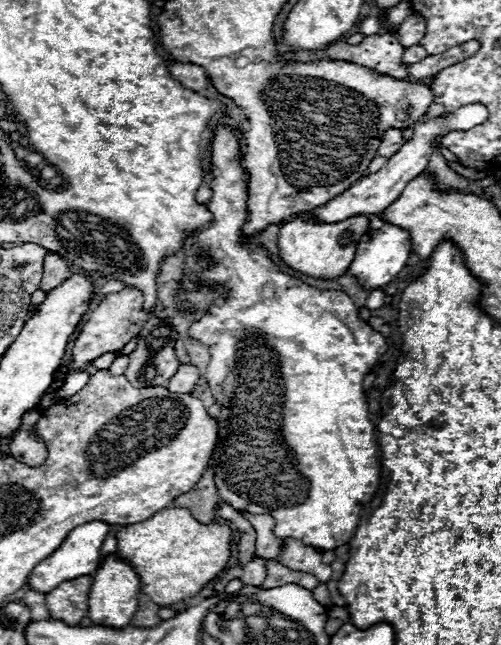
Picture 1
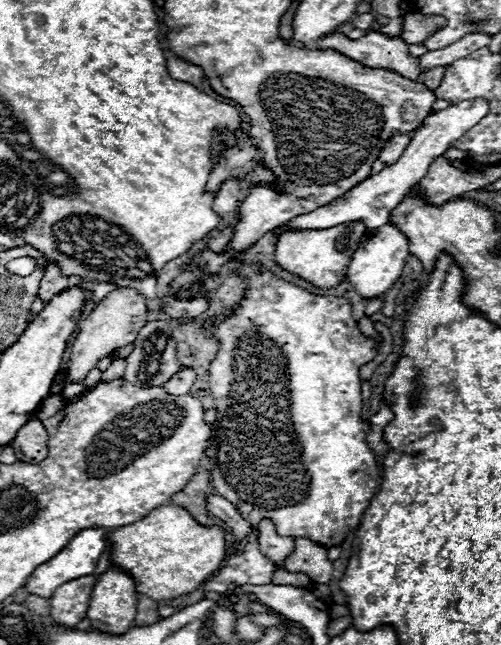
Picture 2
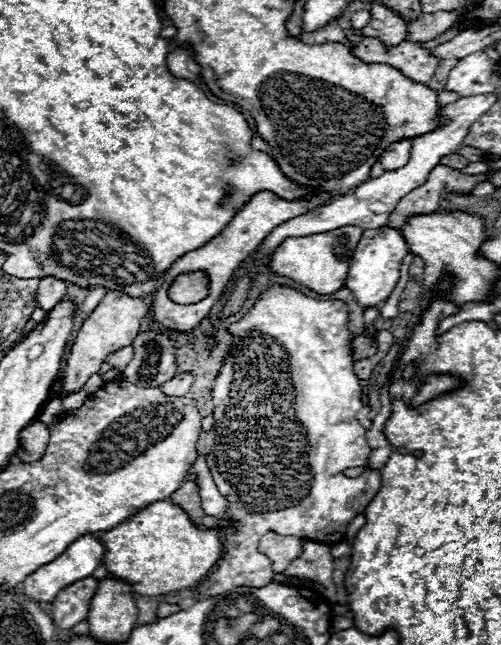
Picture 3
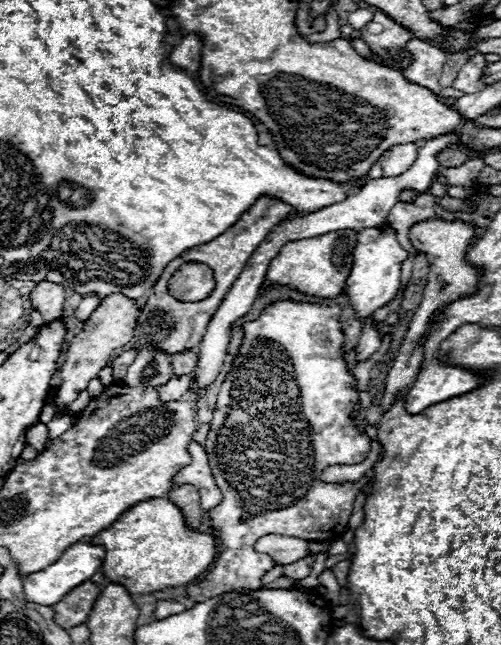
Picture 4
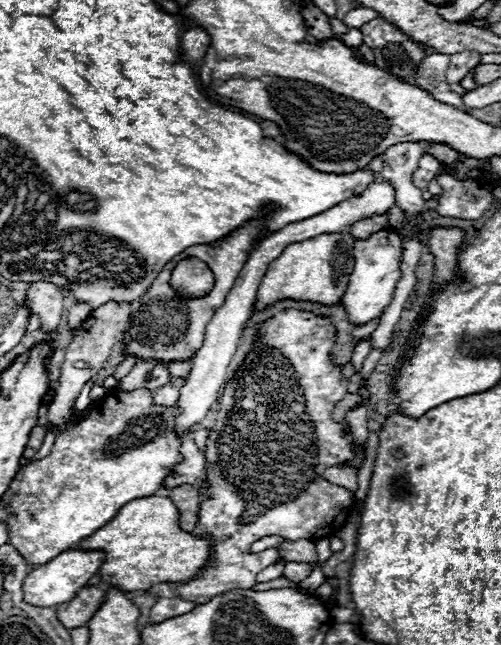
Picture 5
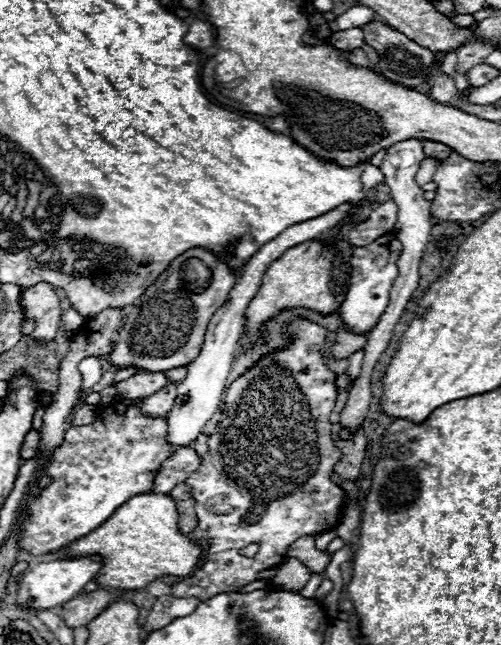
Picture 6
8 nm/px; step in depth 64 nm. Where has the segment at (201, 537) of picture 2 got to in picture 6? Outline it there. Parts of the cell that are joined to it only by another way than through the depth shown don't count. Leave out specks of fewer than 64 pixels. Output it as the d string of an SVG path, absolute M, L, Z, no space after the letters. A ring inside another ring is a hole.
M154 492L130 498L112 514L112 518L108 518L108 522L66 546L64 552L68 556L102 556L104 566L100 568L100 574L96 574L96 582L106 588L122 590L146 588L160 576L186 578L196 570L202 558L202 546L194 544L178 530L178 510L172 498Z

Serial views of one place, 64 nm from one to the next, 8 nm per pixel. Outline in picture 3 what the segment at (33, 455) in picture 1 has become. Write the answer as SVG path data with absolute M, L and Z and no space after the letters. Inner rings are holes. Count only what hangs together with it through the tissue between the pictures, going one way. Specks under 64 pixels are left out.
M34 420L20 432L20 446L16 450L16 456L22 462L36 462L44 456L44 450L48 446L48 426L40 420Z

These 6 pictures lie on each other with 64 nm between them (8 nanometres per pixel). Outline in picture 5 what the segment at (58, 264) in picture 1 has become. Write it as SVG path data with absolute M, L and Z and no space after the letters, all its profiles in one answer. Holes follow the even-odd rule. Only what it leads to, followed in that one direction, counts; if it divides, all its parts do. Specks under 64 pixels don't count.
M34 282L28 290L28 306L42 320L42 332L50 334L58 328L62 316L62 292L52 282Z

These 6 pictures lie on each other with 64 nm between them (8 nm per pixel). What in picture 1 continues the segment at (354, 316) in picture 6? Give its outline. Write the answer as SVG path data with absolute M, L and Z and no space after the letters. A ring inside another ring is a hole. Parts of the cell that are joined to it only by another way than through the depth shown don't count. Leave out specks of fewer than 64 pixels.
M384 224L380 230L374 230L370 240L362 240L358 244L356 256L348 268L348 272L352 272L354 276L358 276L358 280L362 282L362 286L366 290L374 290L374 288L382 288L386 286L404 266L408 256L412 254L412 240L410 234L398 226L392 224Z

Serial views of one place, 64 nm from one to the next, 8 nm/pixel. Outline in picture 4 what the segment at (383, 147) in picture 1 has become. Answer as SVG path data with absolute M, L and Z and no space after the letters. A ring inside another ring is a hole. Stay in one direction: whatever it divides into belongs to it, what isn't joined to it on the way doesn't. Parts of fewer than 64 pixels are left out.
M396 144L390 150L386 150L380 158L384 176L398 176L404 170L410 168L410 164L416 160L416 144Z

